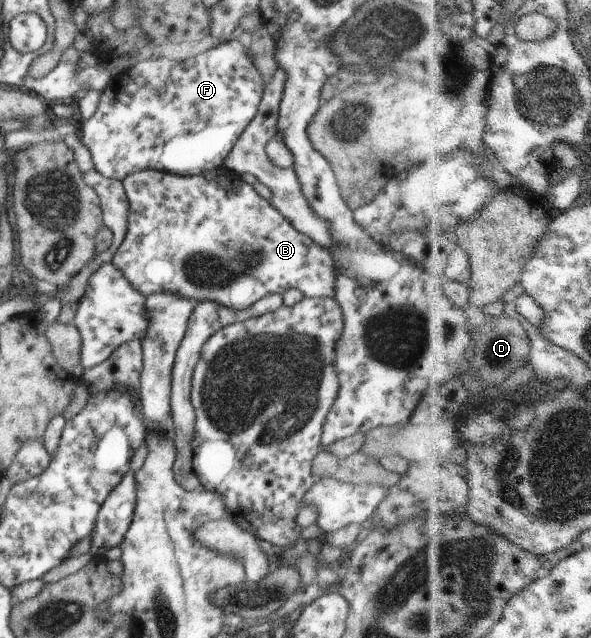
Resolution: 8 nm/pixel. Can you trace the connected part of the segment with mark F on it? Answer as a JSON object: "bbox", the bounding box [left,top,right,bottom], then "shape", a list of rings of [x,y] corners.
{"bbox":[79,38,263,181],"shape":[[[235,38],[228,40],[216,48],[209,49],[184,61],[168,60],[166,58],[146,60],[128,68],[124,72],[116,74],[114,77],[110,77],[106,87],[101,91],[102,94],[96,112],[90,119],[84,120],[82,123],[79,131],[80,140],[88,148],[96,171],[104,177],[112,178],[113,180],[122,181],[127,175],[144,170],[178,173],[181,176],[205,174],[223,165],[224,158],[232,151],[236,141],[238,141],[244,129],[248,127],[248,124],[256,115],[263,96],[263,85],[263,77],[255,66],[253,54],[247,46],[246,39]]]}

